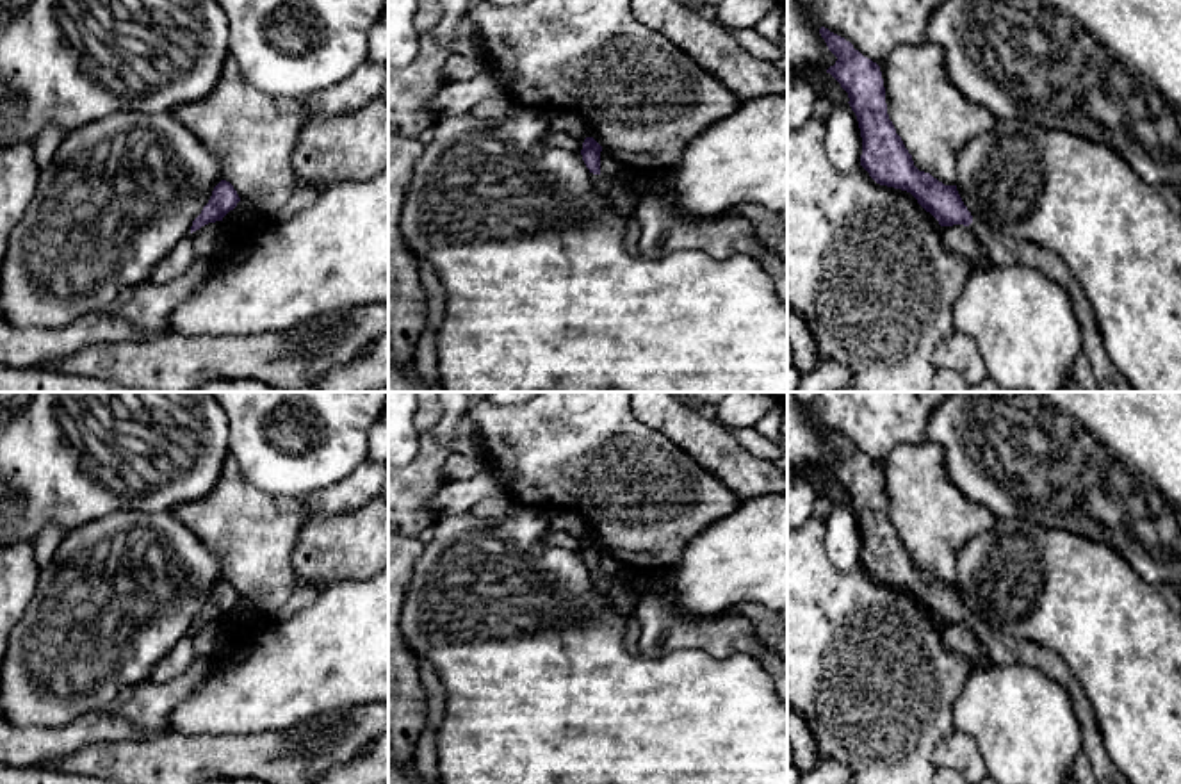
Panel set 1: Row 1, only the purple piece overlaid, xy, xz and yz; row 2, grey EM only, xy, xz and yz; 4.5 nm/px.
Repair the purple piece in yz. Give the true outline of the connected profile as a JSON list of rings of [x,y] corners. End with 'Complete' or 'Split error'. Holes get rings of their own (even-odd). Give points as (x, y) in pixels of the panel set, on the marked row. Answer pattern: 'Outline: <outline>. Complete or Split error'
Outline: [[[821,27],[819,34],[828,50],[837,57],[827,73],[848,93],[848,103],[857,116],[862,137],[860,166],[869,176],[880,185],[910,192],[941,226],[967,226],[985,246],[994,265],[1033,267],[1056,282],[1072,301],[1072,310],[1081,328],[1083,353],[1090,360],[1099,392],[1135,392],[1112,363],[1094,308],[1060,255],[1037,242],[1012,239],[994,232],[981,221],[974,221],[957,185],[944,185],[930,173],[919,171],[889,119],[880,66],[828,29]]]. Split error

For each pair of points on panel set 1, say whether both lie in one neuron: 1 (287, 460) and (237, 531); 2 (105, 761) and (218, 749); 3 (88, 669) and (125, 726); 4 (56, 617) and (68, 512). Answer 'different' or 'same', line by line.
1: different
2: same
3: different
4: different

